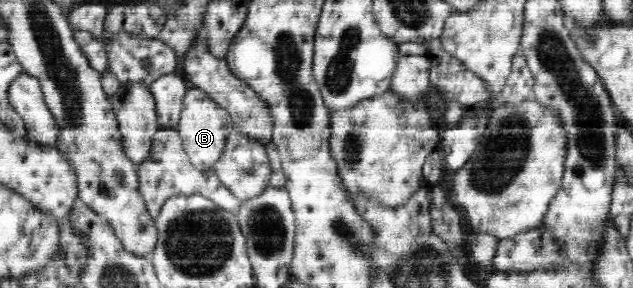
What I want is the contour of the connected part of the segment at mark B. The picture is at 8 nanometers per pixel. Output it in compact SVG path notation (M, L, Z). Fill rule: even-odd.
M194 87L186 91L179 121L176 126L190 162L203 172L212 170L225 151L229 138L236 132L230 113L212 100L202 89Z

